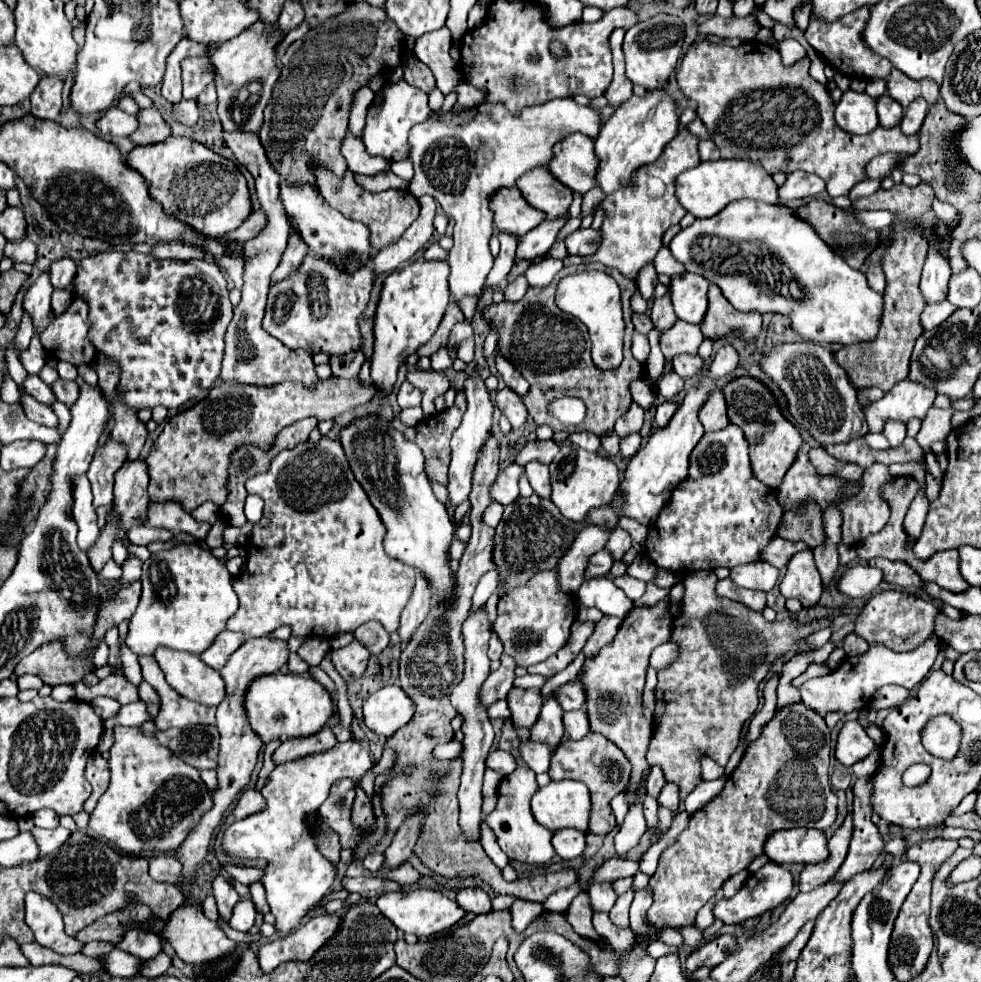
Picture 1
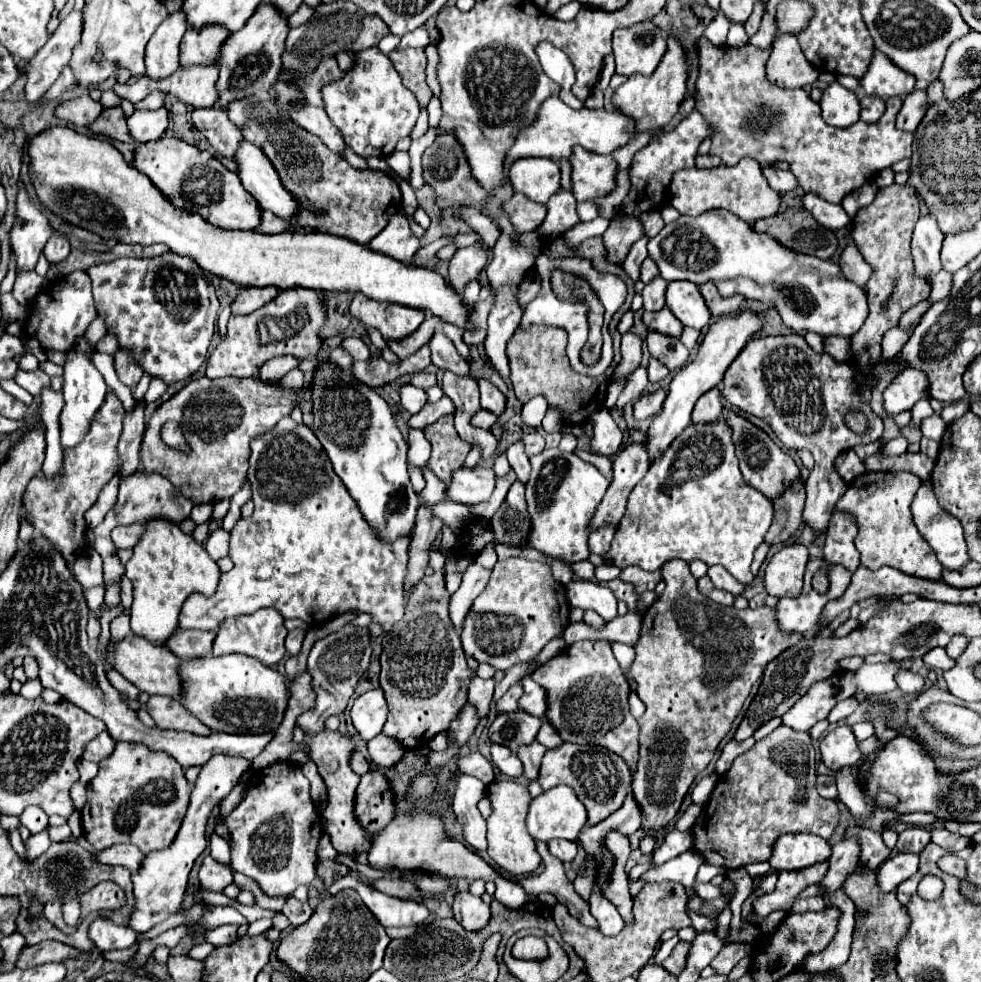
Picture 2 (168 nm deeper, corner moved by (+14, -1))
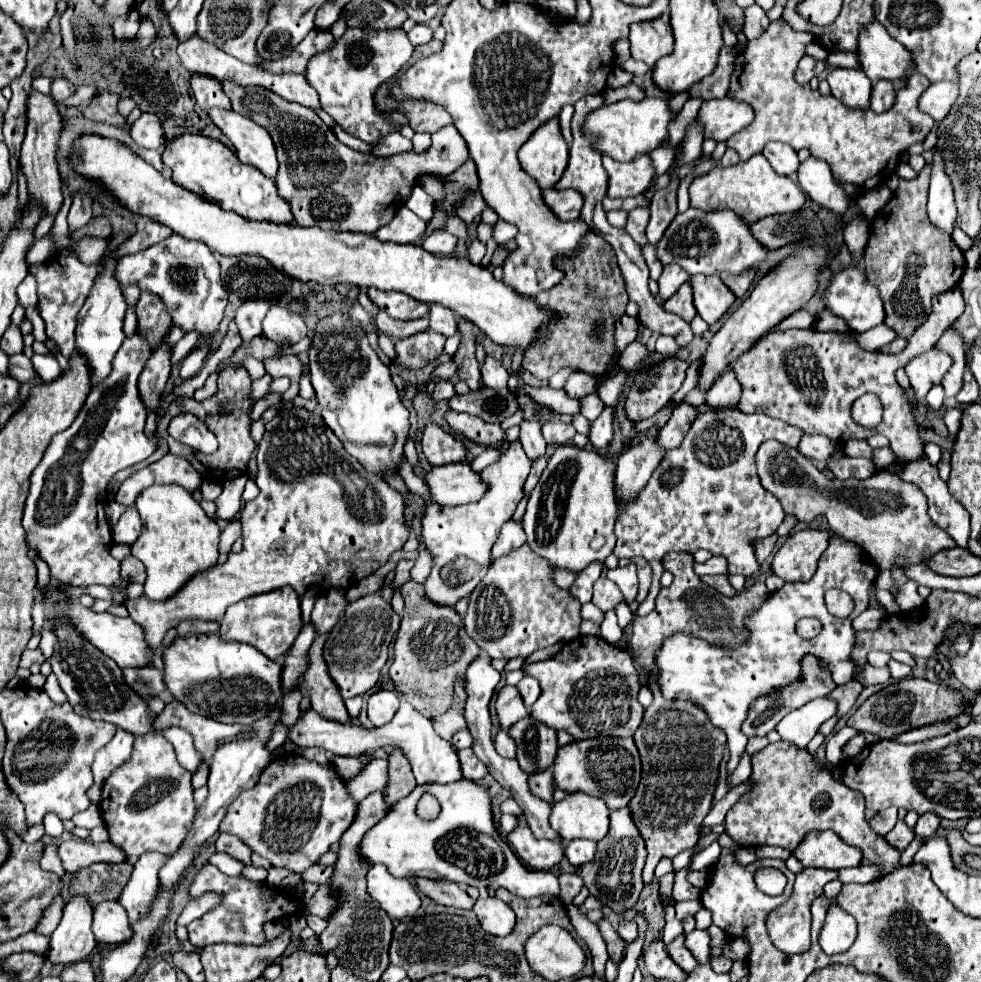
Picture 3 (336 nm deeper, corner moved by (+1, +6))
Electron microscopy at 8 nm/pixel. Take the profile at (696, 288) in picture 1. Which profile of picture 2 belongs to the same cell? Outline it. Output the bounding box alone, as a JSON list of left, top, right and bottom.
[666,281,712,329]

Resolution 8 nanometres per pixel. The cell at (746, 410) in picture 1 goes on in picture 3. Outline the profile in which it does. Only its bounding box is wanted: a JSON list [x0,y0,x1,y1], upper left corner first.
[755,440,957,570]

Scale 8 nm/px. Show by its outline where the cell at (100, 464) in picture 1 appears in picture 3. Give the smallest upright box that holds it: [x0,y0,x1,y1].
[23,334,155,600]

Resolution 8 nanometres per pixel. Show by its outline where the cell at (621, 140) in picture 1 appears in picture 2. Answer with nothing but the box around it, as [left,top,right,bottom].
[612,35,690,131]

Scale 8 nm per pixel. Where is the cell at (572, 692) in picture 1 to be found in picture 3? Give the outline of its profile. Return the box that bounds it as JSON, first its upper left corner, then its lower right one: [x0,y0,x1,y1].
[517,676,541,708]

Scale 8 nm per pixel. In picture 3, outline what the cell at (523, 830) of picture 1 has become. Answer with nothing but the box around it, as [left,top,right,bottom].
[507,814,563,870]

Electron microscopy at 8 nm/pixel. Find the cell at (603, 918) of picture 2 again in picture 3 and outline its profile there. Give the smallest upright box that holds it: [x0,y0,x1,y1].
[617,918,637,942]

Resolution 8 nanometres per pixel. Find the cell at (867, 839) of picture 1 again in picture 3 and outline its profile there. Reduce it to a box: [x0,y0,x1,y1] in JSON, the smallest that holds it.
[885,822,915,852]

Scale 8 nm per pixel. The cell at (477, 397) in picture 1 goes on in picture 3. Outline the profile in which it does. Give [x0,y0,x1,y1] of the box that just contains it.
[429,304,457,338]

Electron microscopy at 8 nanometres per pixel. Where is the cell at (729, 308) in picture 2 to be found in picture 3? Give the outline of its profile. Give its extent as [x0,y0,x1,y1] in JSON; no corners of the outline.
[719,270,755,298]

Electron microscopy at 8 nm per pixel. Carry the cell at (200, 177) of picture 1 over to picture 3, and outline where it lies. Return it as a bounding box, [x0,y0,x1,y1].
[161,134,291,222]

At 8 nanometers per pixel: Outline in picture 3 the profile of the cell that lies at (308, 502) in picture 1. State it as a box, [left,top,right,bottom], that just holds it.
[125,406,409,650]

